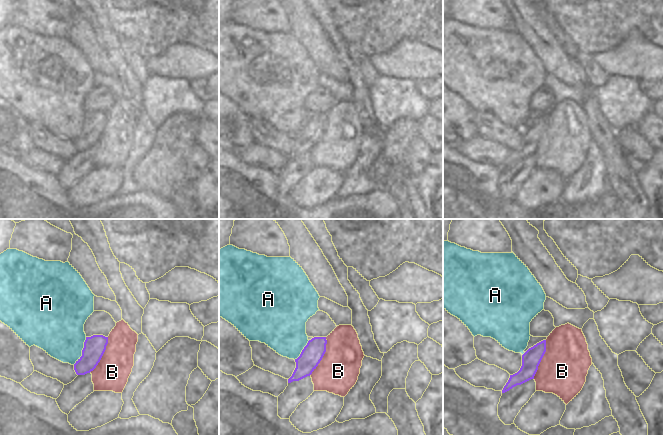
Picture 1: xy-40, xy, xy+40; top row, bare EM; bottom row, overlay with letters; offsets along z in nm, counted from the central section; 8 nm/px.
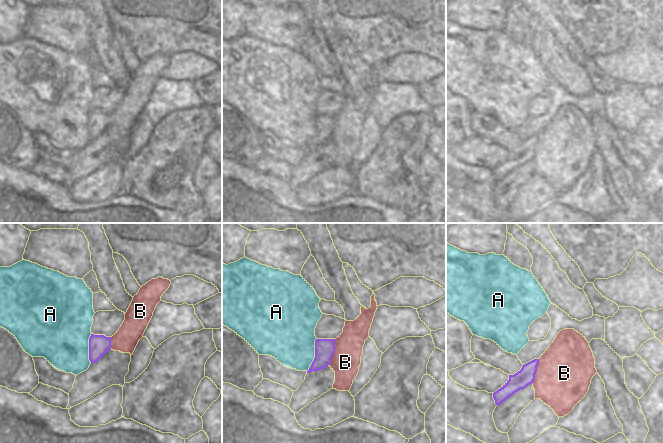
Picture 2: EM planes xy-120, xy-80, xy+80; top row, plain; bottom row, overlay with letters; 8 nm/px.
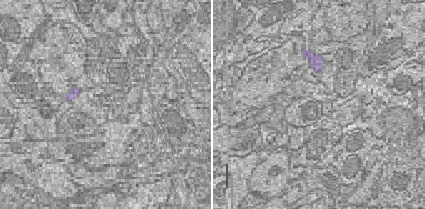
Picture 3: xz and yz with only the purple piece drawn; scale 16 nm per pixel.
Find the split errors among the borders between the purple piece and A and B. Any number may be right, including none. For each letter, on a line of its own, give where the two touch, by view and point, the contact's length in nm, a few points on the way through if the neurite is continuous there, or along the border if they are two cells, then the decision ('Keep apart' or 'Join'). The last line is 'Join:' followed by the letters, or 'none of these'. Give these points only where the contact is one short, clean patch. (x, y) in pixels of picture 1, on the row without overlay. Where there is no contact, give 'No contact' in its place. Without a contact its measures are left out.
A: Touches purple at xy-40 (82, 127). Shared border 240 nm. Keep apart
B: Touches purple at xy (323, 131). Shared border 340 nm. Keep apart
Join: none of these.

